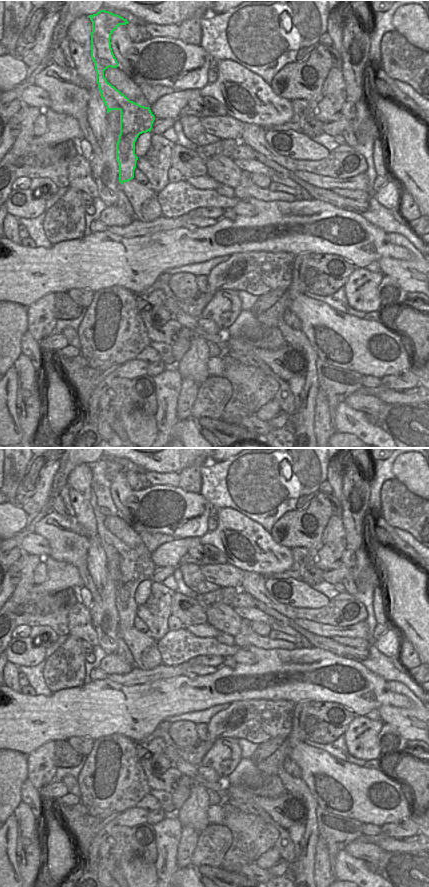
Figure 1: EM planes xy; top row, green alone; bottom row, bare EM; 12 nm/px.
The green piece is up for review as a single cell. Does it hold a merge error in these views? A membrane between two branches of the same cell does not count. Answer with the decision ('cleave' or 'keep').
cleave

